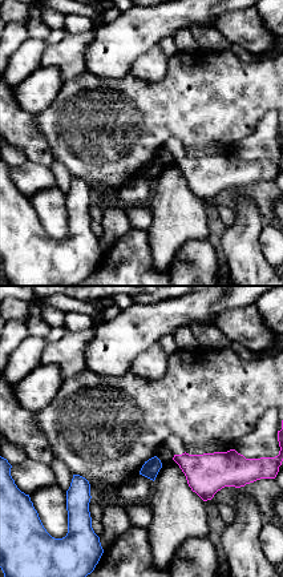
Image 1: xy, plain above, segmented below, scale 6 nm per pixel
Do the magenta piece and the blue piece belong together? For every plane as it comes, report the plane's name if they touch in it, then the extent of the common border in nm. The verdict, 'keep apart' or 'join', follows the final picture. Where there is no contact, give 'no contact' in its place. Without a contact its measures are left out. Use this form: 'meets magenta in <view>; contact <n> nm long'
no contact

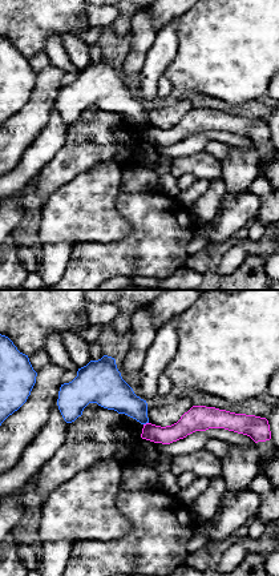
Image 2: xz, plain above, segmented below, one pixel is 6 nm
meets magenta in xz; contact 40 nm long

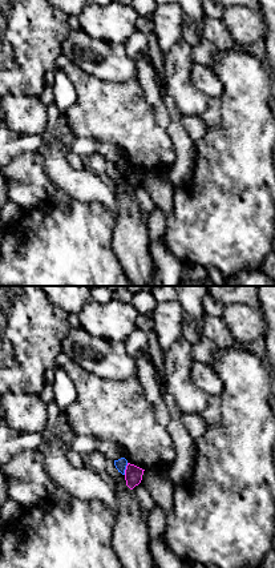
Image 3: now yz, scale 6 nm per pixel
meets magenta in yz; contact 80 nm long

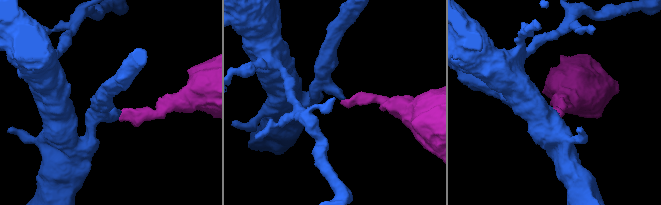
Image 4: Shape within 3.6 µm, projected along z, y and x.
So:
keep apart

